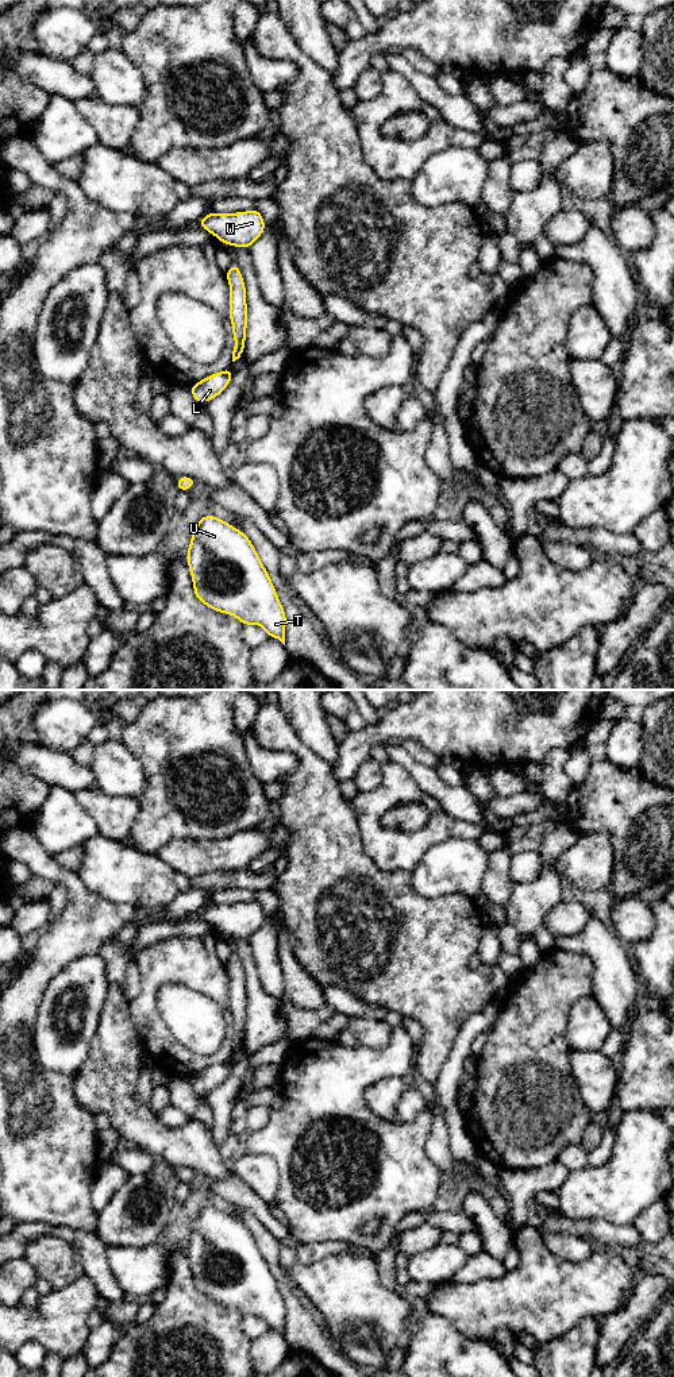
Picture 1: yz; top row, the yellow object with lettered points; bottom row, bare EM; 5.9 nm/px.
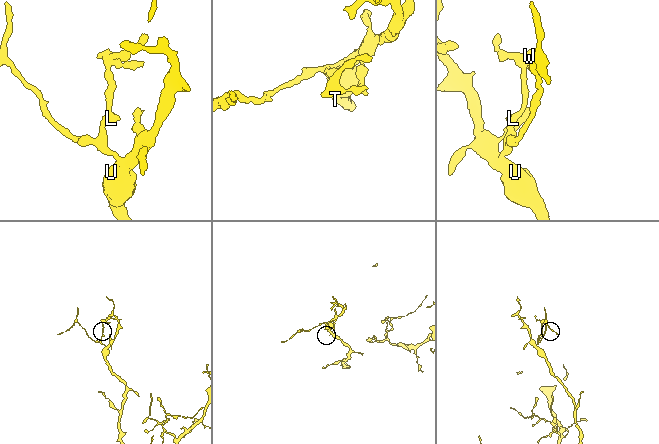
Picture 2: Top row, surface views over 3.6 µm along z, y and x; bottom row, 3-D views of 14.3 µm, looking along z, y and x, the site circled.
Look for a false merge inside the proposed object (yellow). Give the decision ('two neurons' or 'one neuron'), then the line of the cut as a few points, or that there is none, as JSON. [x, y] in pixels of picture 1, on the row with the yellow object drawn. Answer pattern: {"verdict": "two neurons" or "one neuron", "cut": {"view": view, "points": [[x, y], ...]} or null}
{"verdict": "one neuron", "cut": null}

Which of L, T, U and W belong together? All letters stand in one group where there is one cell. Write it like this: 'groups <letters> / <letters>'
groups L T U W

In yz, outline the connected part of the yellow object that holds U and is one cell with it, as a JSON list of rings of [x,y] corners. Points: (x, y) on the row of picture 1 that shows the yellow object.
[[[203,516],[186,554],[196,598],[209,609],[255,624],[285,645],[286,614],[250,539],[231,524]]]

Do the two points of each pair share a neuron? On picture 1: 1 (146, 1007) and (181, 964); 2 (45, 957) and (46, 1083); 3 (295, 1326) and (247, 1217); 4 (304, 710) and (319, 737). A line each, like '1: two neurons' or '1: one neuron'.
1: one neuron
2: one neuron
3: one neuron
4: one neuron

